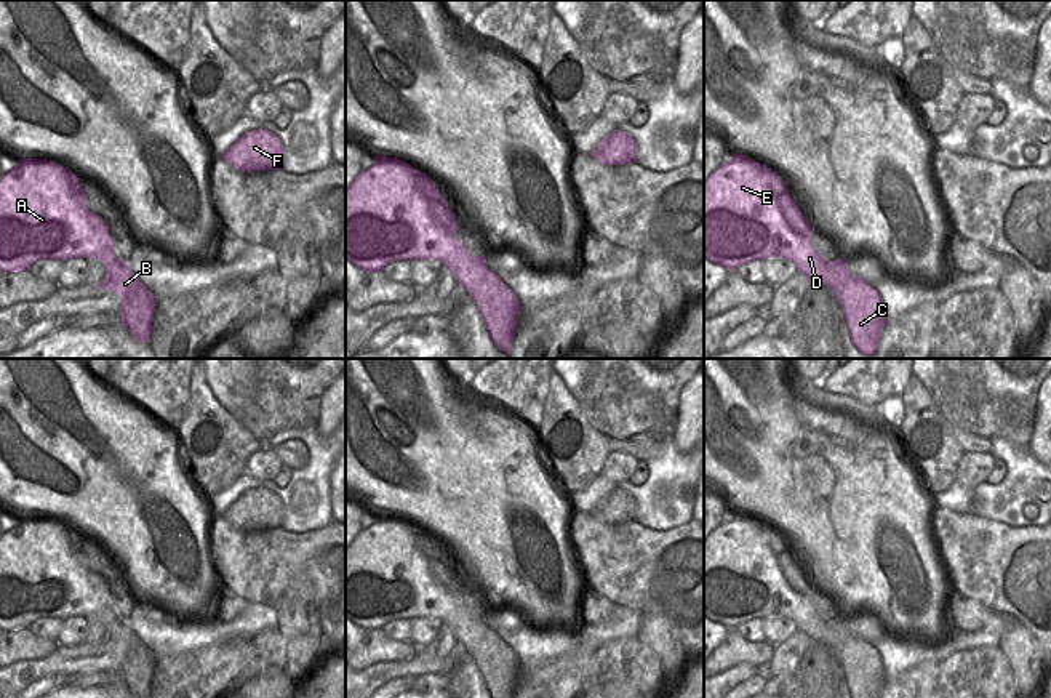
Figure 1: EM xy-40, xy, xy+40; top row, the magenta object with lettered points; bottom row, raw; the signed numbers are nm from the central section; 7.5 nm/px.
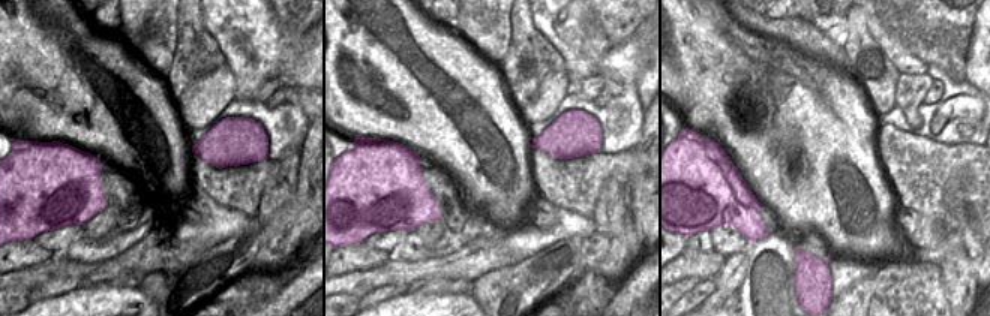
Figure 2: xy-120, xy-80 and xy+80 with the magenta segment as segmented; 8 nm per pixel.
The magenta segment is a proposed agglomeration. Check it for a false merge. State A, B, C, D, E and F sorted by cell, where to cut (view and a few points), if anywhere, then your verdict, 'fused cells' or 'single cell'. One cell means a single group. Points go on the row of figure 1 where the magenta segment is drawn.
A B C D E F | no cut | single cell

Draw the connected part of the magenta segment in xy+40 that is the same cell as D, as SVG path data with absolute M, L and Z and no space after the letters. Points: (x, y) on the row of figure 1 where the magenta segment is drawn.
M733 152L729 162L721 163L704 181L704 258L729 271L753 259L792 261L798 272L824 283L837 295L853 346L864 355L872 355L886 322L881 298L873 285L854 277L843 259L824 261L809 240L813 231L782 178L750 157Z

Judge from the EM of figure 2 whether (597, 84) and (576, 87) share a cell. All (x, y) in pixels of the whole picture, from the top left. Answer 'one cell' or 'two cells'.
one cell

